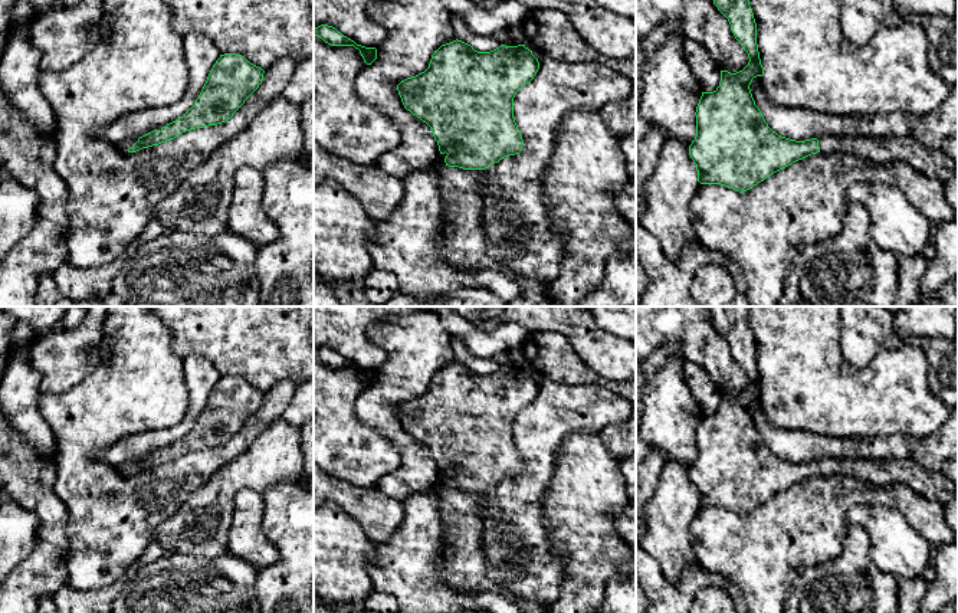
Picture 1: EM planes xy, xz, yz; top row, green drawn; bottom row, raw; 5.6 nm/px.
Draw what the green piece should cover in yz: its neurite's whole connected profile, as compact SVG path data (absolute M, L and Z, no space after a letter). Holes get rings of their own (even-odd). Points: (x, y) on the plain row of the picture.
M711 306L713 327L728 341L735 361L748 376L748 387L736 394L721 393L719 409L713 414L702 414L696 429L696 459L689 468L689 478L696 486L701 507L721 507L744 515L771 496L803 482L811 476L854 478L875 486L902 483L918 495L939 502L944 508L955 494L954 483L941 472L919 466L911 459L837 459L824 458L806 463L795 463L778 458L765 445L755 427L749 407L754 400L764 397L758 367L757 345L749 328L749 306Z

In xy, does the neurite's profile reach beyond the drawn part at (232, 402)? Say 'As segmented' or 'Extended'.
Extended

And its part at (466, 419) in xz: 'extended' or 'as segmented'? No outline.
extended

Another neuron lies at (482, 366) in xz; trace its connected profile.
M452 337L452 350L457 363L470 367L478 374L491 374L501 368L501 364L492 358L480 358L470 354L465 344L456 337Z

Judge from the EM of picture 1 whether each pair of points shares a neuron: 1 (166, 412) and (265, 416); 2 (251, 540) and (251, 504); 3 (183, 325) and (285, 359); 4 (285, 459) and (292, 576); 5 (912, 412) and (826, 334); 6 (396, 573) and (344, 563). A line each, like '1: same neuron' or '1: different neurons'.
1: same neuron
2: same neuron
3: same neuron
4: different neurons
5: same neuron
6: different neurons

